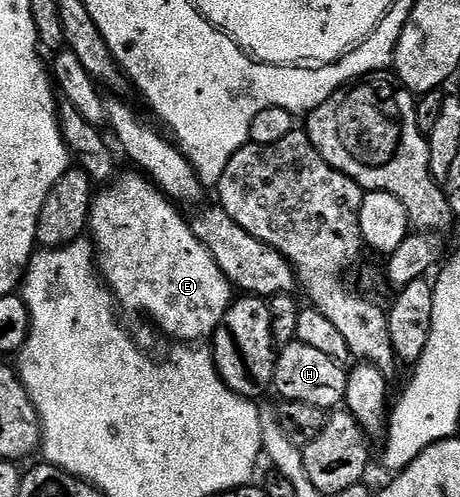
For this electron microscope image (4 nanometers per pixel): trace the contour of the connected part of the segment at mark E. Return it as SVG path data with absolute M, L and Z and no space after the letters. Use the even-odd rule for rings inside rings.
M130 171L122 177L116 176L106 187L100 188L94 194L91 203L91 219L89 222L89 237L95 247L95 259L99 266L99 276L104 285L107 286L110 296L115 298L115 304L124 314L127 313L144 313L161 332L167 337L172 337L175 343L199 343L202 337L210 338L214 334L215 329L221 323L221 319L225 315L225 311L231 306L233 300L233 286L231 281L223 274L221 267L217 267L217 259L213 259L213 255L209 255L209 251L205 247L205 243L201 243L201 239L197 239L197 235L193 235L190 220L185 216L182 217L178 213L180 210L176 208L170 197L167 197L159 190L158 185L146 176L140 175L138 172Z

